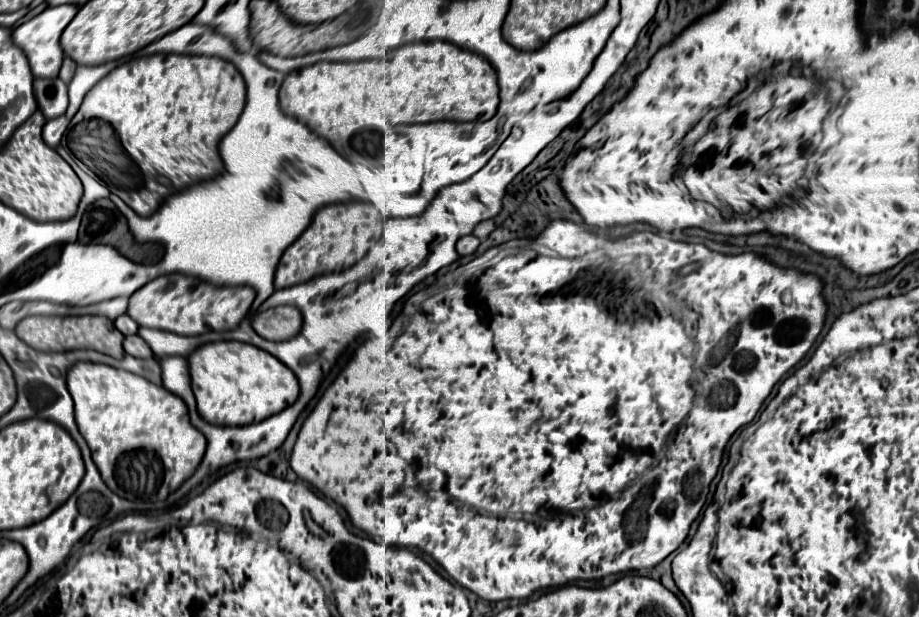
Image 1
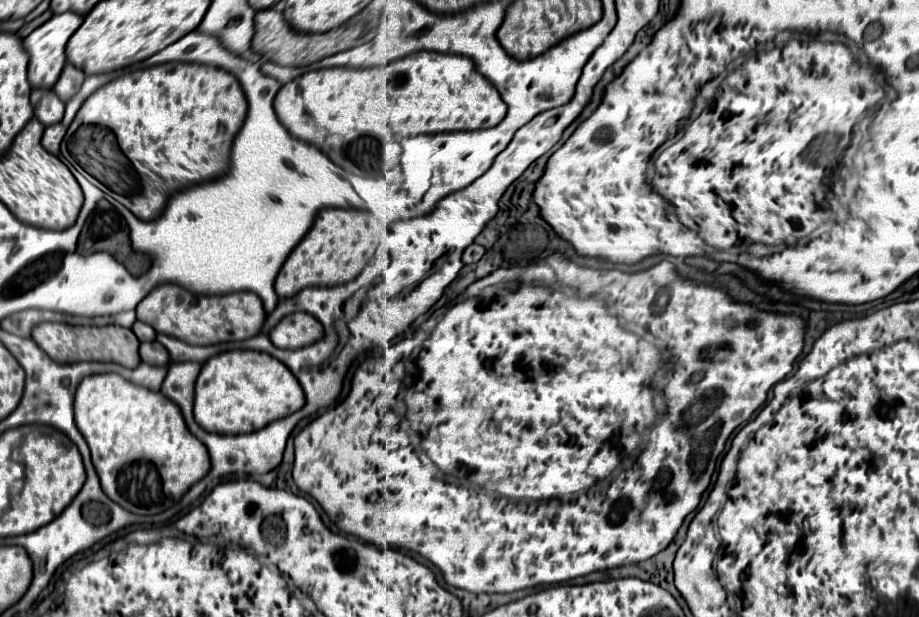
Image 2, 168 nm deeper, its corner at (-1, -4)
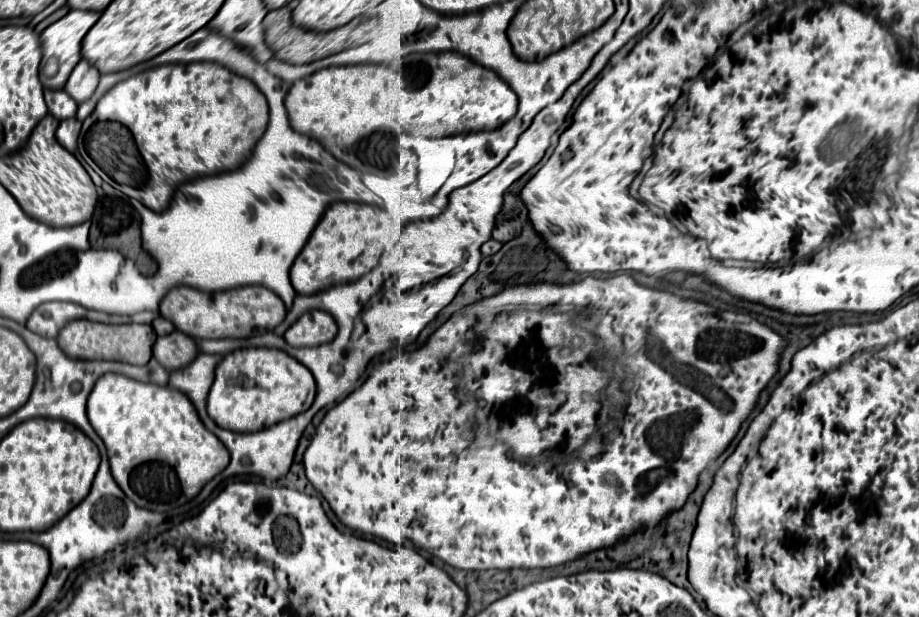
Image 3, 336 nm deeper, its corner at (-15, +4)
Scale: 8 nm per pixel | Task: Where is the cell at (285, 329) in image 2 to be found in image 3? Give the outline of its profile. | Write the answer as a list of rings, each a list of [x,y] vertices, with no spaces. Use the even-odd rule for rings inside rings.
[[[324,310],[304,312],[284,334],[290,346],[316,346],[330,342],[338,332],[334,318]]]

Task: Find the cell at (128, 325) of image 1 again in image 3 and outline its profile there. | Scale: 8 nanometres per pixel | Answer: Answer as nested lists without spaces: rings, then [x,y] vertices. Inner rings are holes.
[[[156,316],[154,318],[154,322],[152,322],[152,328],[156,330],[156,334],[158,336],[164,336],[164,334],[170,334],[170,332],[174,332],[174,326],[172,326],[172,322],[168,322],[166,318],[162,318],[162,316]]]

